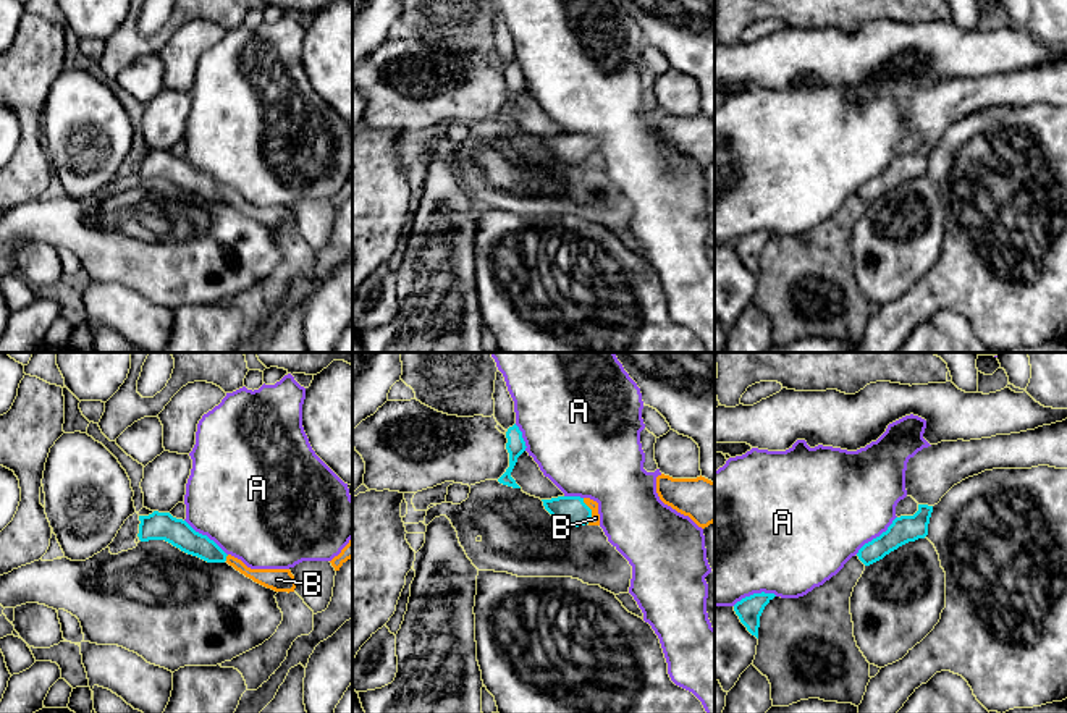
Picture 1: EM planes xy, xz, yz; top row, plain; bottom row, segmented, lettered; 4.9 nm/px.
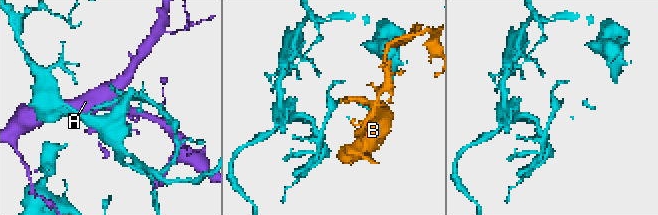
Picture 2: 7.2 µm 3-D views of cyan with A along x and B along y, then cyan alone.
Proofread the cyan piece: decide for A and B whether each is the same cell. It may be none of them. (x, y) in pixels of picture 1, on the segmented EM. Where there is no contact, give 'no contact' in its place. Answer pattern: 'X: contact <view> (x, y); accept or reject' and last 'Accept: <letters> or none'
A: contact yz (877, 537); reject
B: contact xz (590, 511); accept
Accept: B

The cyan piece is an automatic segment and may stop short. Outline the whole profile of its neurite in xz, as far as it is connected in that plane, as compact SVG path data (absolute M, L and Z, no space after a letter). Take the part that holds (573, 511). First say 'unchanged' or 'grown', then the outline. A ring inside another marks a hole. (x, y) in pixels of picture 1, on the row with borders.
grown; M580 496L542 500L545 509L569 527L600 525L598 503Z

